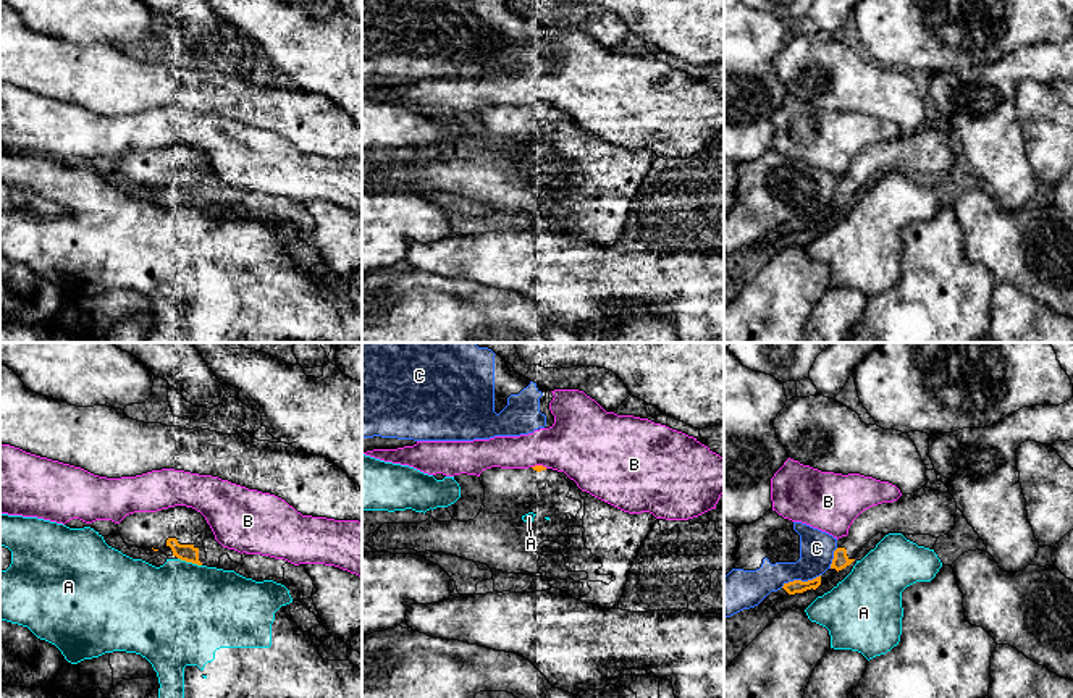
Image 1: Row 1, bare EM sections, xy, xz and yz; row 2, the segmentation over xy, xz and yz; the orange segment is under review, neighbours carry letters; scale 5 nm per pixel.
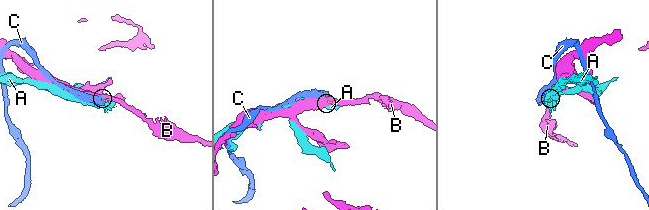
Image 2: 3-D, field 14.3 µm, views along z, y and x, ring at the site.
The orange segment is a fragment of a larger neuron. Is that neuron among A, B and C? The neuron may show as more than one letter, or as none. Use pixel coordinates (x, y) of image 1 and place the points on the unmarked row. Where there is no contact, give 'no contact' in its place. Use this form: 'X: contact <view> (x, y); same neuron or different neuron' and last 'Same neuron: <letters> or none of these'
A: contact xy (189, 199); different neuron
B: contact xz (540, 104); different neuron
C: contact yz (800, 218); different neuron
Same neuron: none of these

